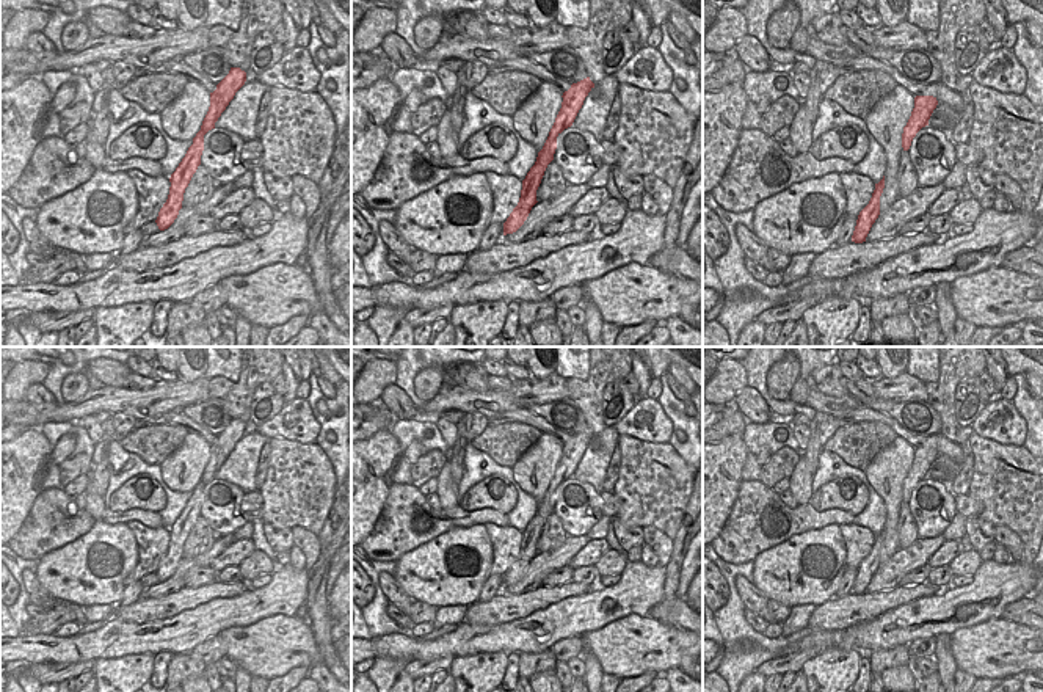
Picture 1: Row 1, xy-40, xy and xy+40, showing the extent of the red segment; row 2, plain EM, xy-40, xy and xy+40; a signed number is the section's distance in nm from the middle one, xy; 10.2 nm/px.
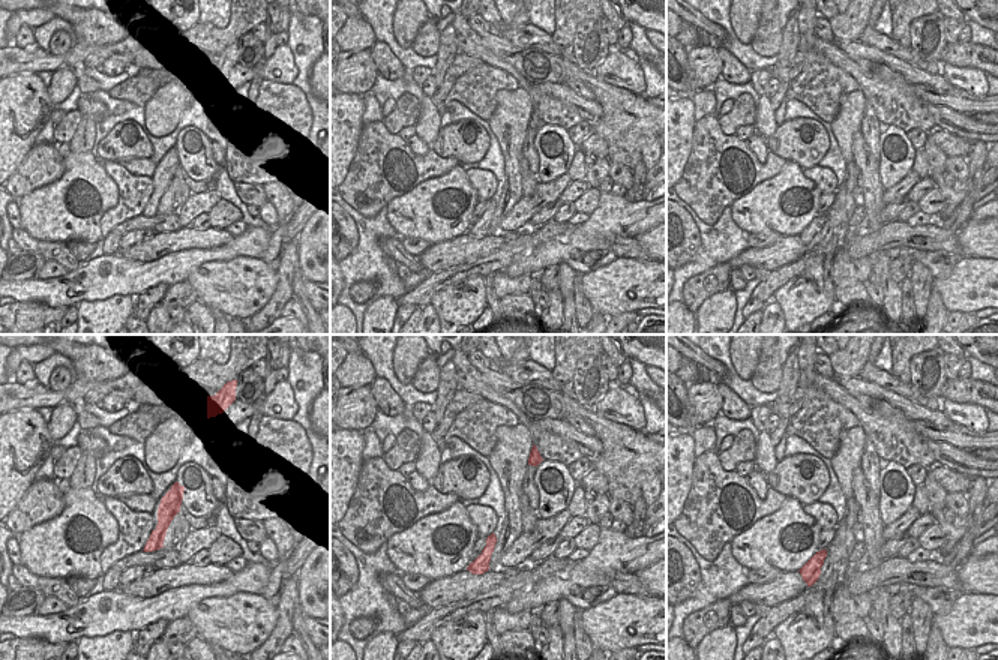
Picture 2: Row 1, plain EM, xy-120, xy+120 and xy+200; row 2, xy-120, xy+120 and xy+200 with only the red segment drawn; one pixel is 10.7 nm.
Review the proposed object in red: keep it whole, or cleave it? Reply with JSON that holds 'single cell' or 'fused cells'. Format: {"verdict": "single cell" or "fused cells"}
{"verdict": "single cell"}

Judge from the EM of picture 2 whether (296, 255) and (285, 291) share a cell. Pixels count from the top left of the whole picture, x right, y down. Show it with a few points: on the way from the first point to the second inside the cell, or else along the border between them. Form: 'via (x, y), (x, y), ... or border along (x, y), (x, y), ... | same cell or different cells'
via (296, 264), (290, 282) | same cell

